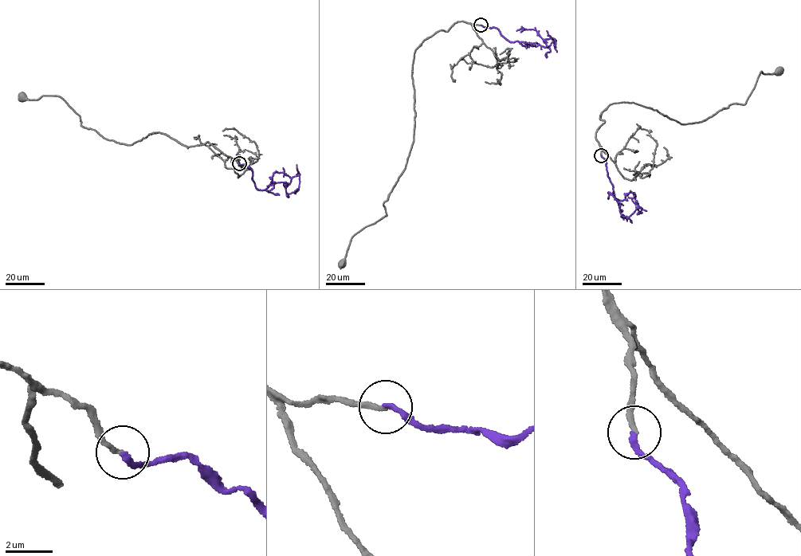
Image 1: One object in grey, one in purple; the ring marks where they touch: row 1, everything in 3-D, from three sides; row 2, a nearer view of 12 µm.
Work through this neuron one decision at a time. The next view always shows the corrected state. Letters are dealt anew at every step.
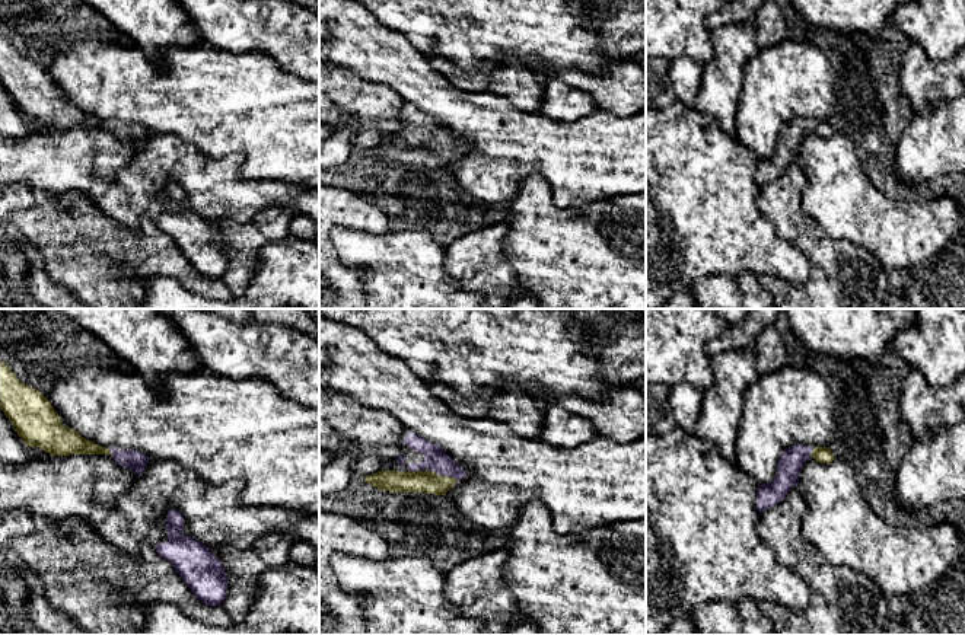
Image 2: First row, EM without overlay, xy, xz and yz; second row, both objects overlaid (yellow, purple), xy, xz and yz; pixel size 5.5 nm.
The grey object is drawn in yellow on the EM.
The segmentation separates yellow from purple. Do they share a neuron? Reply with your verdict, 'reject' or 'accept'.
accept

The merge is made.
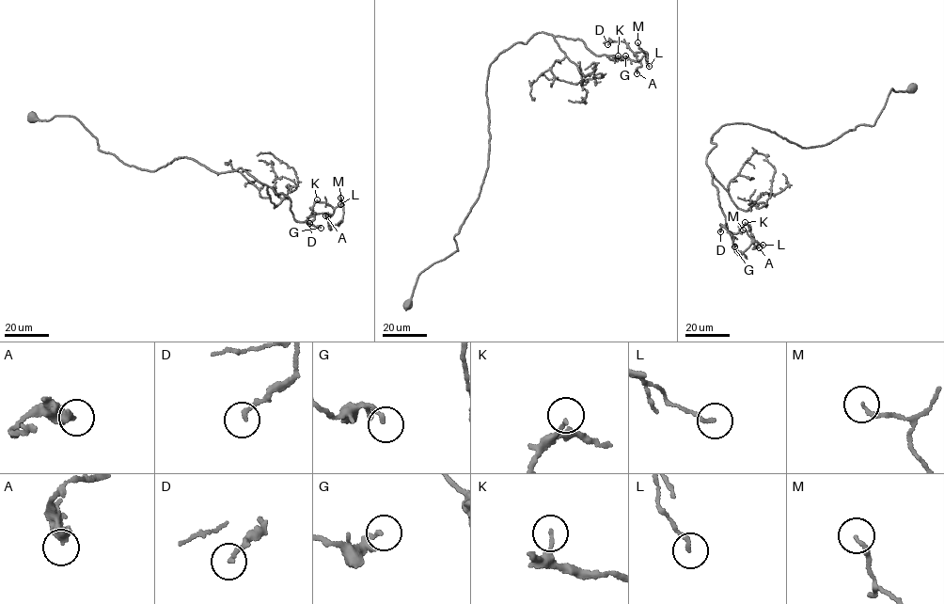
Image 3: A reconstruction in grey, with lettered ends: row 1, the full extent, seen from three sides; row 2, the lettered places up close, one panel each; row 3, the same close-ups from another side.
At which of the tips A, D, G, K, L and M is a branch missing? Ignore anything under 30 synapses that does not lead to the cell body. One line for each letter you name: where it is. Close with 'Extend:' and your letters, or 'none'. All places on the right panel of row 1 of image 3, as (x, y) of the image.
Extend: none

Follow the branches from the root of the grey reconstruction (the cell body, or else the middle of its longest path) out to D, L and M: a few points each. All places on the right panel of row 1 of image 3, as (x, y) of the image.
D: (912, 89), (823, 146), (721, 125), (707, 166), (727, 229), (746, 224), (754, 241), (737, 252), (720, 231)
L: (912, 89), (823, 146), (747, 123), (716, 130), (706, 161), (727, 229), (746, 224), (763, 245)
M: (912, 89), (823, 146), (721, 125), (706, 161), (727, 229), (746, 224), (753, 242), (743, 230)

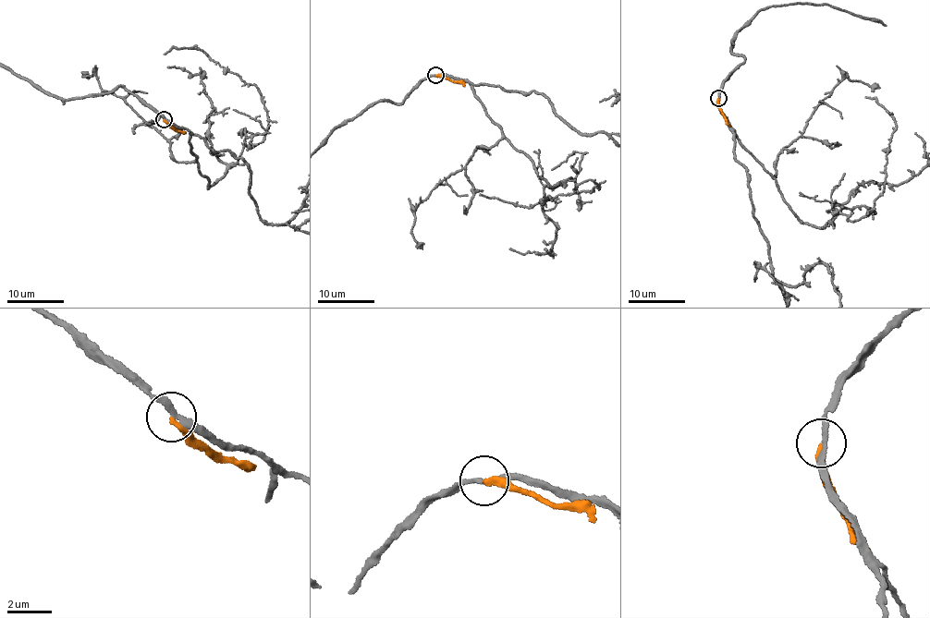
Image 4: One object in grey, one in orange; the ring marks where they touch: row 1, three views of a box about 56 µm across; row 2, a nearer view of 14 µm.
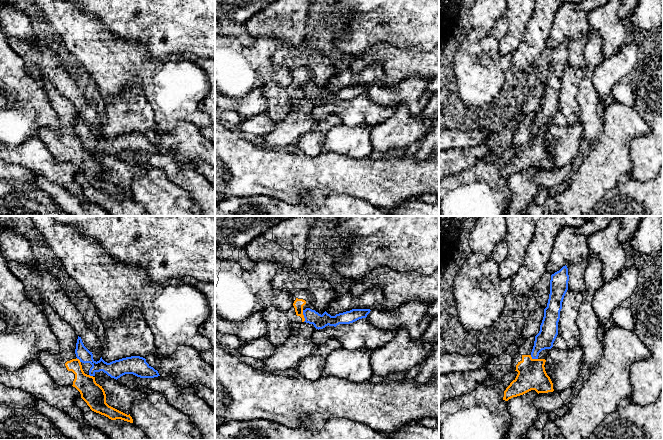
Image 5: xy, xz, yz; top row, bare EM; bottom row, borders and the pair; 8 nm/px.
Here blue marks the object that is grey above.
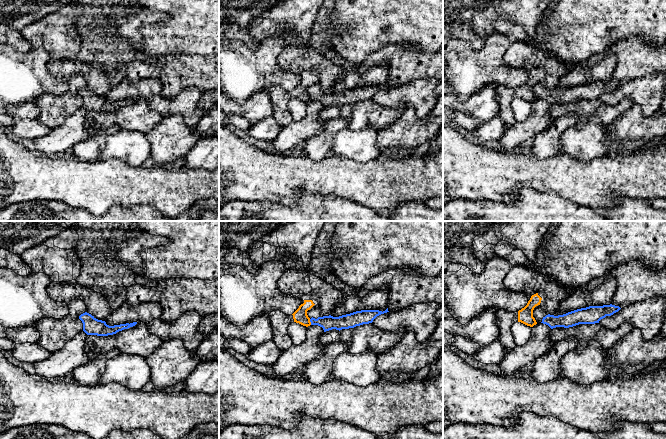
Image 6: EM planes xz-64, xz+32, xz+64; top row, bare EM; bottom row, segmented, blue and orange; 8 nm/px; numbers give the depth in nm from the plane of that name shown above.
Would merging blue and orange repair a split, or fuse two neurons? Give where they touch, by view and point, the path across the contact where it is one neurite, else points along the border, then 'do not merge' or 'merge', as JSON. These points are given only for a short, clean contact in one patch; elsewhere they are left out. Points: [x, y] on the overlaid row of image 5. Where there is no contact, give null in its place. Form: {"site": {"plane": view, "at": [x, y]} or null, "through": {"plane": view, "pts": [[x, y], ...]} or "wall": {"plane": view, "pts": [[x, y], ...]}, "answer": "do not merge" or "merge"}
{"site": {"plane": "xz", "at": [304, 316]}, "wall": {"plane": "xz", "pts": [[302, 310], [304, 321]]}, "answer": "do not merge"}

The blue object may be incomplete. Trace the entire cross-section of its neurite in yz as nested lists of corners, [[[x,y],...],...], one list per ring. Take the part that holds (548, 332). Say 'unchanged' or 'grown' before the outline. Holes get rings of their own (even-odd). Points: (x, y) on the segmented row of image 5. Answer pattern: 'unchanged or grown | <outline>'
unchanged | [[[563,266],[559,271],[551,275],[550,294],[547,307],[544,309],[544,317],[540,325],[540,331],[535,336],[534,346],[531,352],[532,359],[538,359],[539,353],[545,349],[551,349],[558,335],[558,322],[562,302],[568,290],[568,268]]]

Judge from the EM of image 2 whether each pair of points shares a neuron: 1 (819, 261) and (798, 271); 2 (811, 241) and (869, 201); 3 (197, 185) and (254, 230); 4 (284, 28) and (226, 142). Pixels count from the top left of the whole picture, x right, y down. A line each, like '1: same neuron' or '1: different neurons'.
1: different neurons
2: different neurons
3: different neurons
4: different neurons

